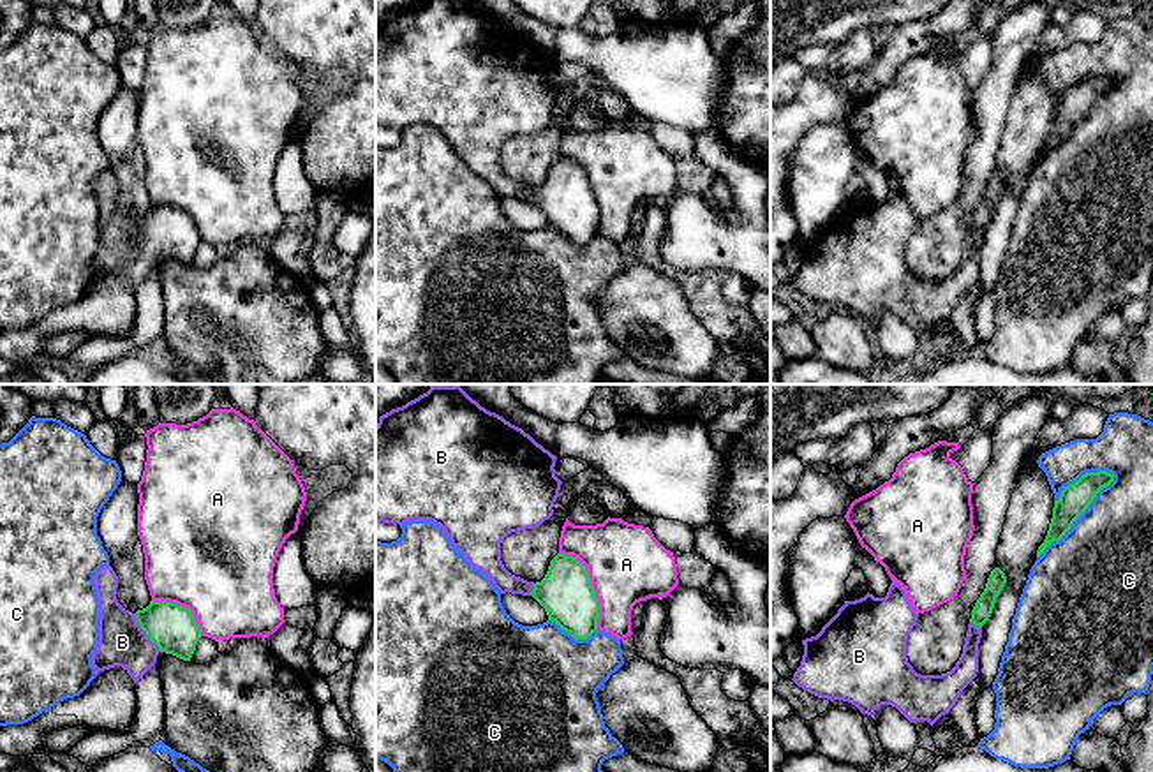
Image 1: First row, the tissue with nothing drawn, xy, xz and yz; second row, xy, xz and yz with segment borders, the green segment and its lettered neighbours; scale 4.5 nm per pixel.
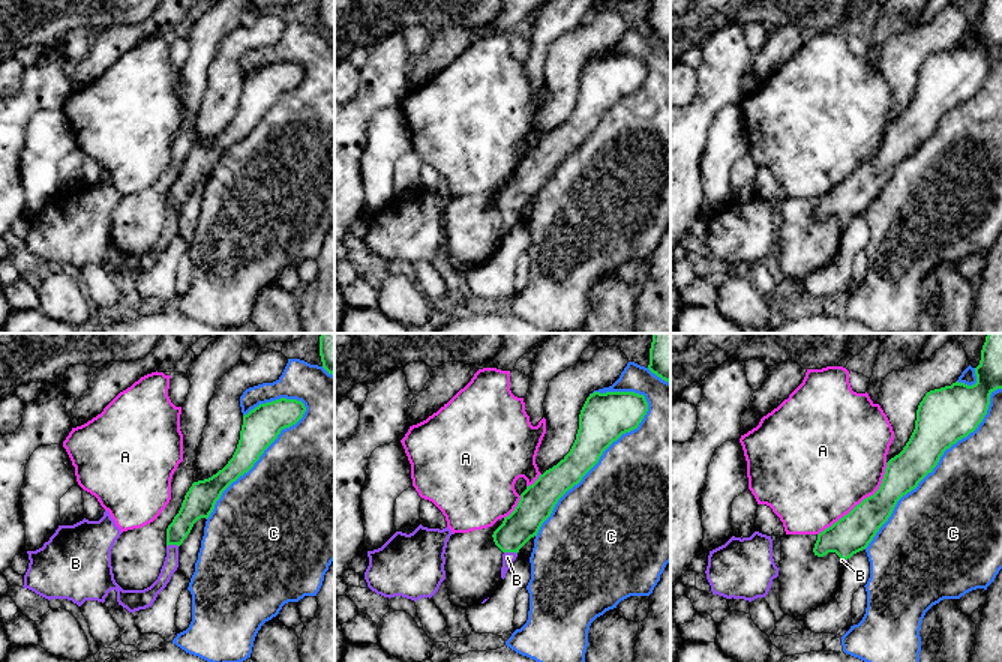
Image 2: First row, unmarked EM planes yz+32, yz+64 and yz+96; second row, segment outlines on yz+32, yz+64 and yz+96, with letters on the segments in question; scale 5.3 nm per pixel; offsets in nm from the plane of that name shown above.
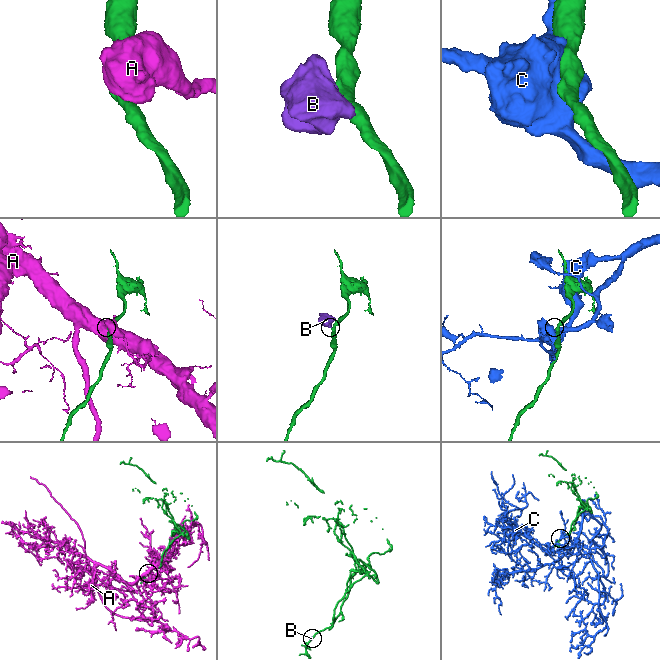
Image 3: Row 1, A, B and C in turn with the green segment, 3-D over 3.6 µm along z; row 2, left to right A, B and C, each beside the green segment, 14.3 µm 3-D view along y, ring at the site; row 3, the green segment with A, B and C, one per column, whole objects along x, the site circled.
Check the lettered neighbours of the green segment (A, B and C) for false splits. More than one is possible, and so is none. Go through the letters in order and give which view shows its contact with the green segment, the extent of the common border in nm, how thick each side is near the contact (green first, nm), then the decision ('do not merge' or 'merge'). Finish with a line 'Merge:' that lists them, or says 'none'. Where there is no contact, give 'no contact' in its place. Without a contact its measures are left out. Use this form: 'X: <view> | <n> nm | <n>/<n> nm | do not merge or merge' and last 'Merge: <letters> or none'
A: xz | 400 nm | 240/360 nm | do not merge
B: xy | 220 nm | 220/220 nm | merge
C: yz | 500 nm | 140/440 nm | do not merge
Merge: B

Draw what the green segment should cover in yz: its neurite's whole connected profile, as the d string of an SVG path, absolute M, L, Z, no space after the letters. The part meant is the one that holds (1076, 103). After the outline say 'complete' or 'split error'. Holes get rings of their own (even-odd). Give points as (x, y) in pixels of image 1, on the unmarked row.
M1107 76L1086 78L1077 86L1061 95L1060 104L1054 108L1053 123L1047 141L1037 155L1037 162L1044 155L1060 146L1074 130L1074 127L1090 113L1097 99L1114 86L1114 79Z | complete

